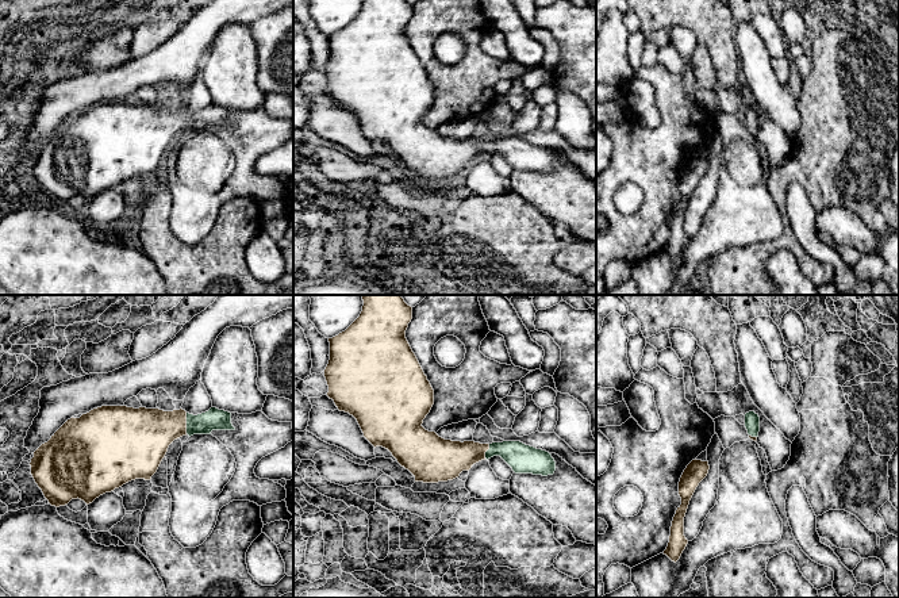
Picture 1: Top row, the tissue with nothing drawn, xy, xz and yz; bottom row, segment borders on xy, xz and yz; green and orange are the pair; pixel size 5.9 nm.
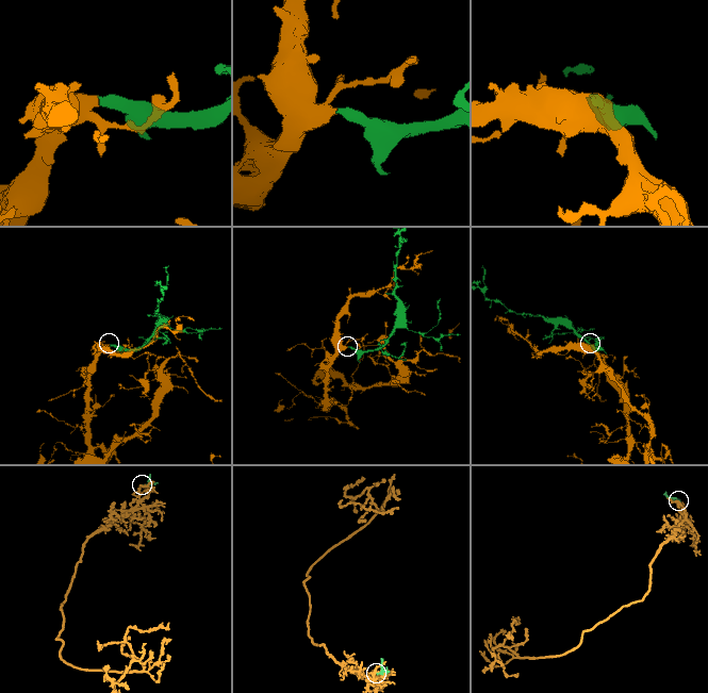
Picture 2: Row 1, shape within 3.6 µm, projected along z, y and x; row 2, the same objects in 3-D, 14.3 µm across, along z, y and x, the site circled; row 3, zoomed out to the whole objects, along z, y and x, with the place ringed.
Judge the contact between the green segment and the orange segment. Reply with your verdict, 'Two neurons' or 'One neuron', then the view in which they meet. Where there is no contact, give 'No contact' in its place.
One neuron. Touches green in xy

